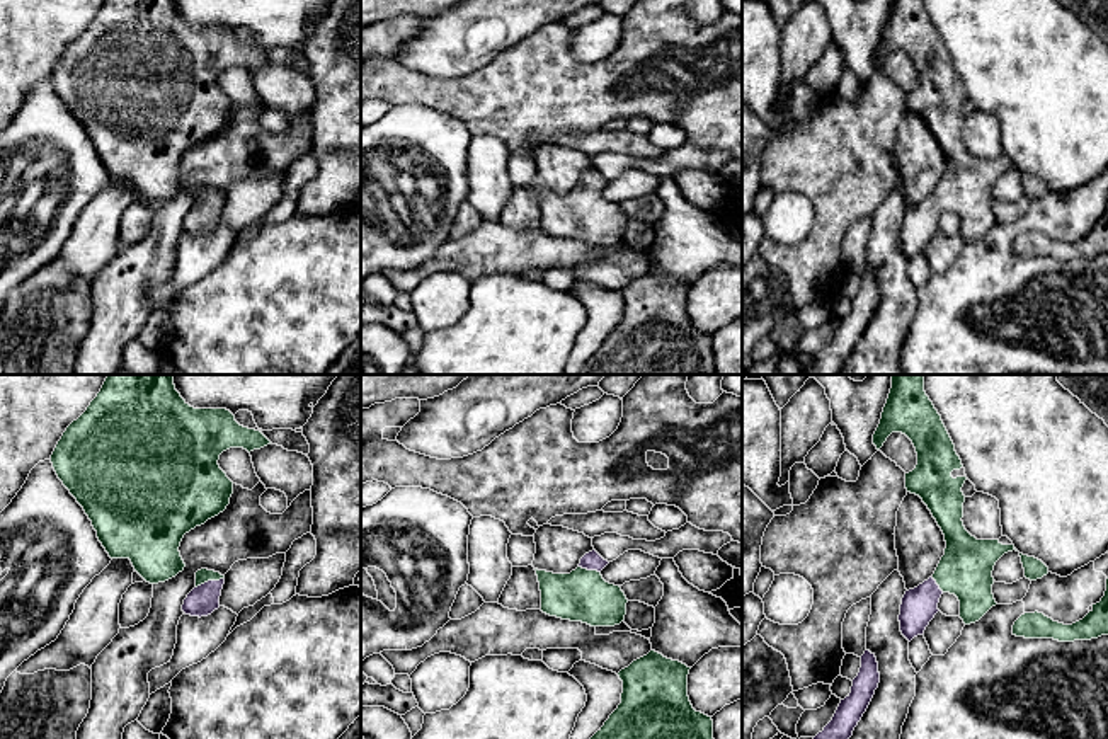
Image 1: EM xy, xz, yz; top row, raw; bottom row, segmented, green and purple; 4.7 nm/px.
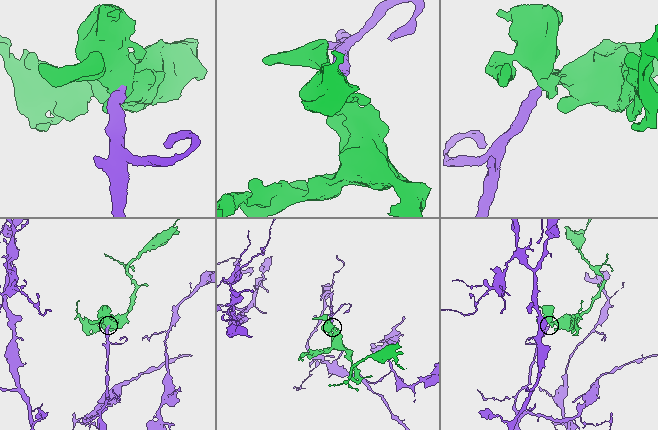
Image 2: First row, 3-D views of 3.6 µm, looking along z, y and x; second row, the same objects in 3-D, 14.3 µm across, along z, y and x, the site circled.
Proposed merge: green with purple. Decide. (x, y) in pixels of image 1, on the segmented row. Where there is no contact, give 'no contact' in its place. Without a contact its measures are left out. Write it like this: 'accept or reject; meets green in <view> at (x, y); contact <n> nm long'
accept; meets green in xy at (208, 579); contact 140 nm long

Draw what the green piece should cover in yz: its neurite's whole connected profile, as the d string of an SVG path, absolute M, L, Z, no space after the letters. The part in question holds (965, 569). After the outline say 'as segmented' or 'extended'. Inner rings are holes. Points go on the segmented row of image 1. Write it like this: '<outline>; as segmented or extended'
M892 375L892 388L873 434L877 450L892 433L902 433L912 441L917 465L905 473L905 489L922 499L946 541L934 574L902 598L900 632L911 642L924 633L940 611L943 593L958 598L965 625L979 622L997 604L992 594L996 562L1016 548L999 540L977 540L965 530L962 487L967 477L951 477L963 465L941 415L924 392L924 375Z; extended

